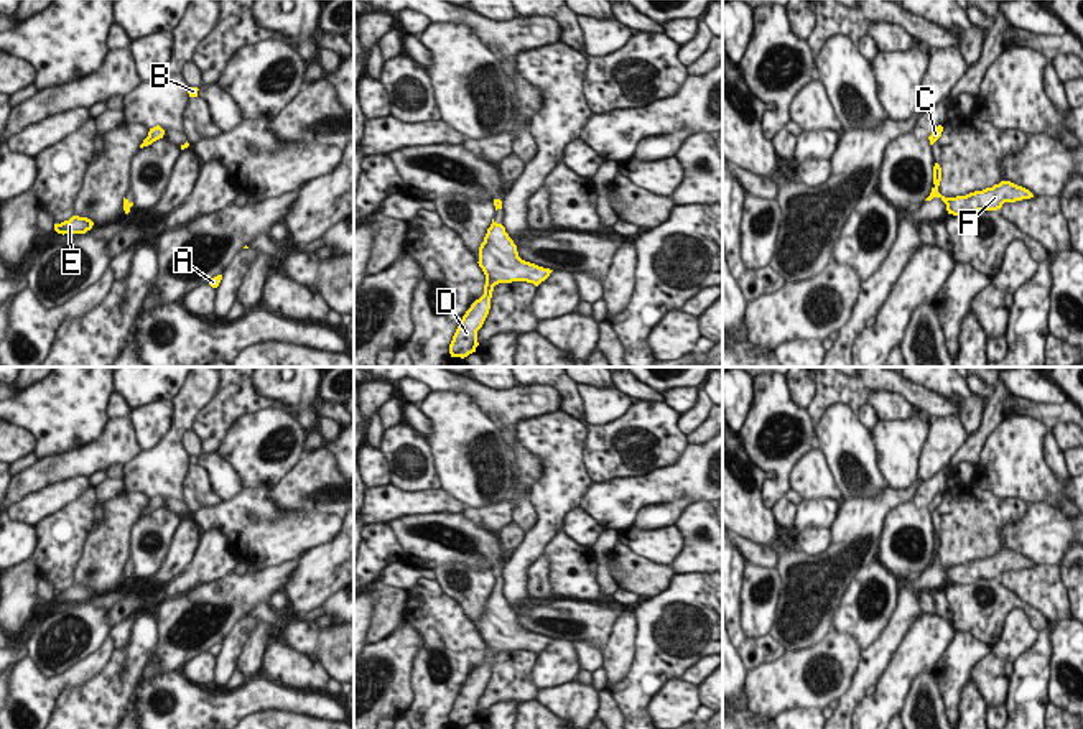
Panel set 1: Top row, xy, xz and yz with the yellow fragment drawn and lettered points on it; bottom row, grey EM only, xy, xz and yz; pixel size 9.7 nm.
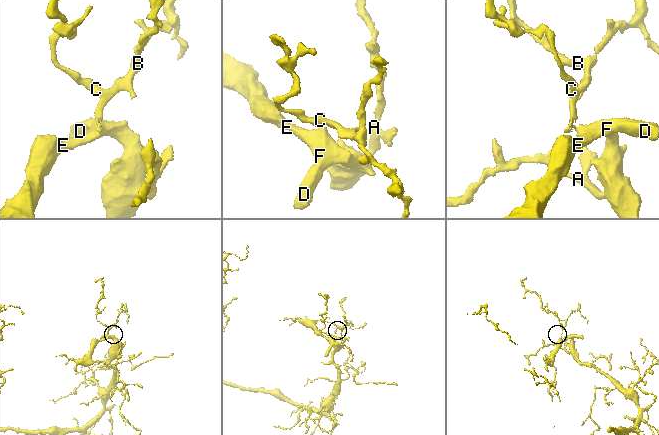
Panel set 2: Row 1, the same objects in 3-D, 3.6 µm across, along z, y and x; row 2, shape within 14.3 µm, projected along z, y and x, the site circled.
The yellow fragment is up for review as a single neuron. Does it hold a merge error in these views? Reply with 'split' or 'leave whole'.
leave whole

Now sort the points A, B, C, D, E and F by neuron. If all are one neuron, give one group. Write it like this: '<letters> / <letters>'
A B C D E F

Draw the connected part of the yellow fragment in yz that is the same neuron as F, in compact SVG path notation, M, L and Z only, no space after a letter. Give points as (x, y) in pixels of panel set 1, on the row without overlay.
M938 532L933 535L933 556L930 564L925 569L932 569L933 566L940 566L946 573L948 583L953 584L974 584L978 579L997 579L1004 571L1016 571L1022 568L1030 568L1034 563L1017 555L1011 550L1001 550L992 556L986 556L983 560L974 560L966 564L945 566L938 561L938 555L941 550L941 536Z

